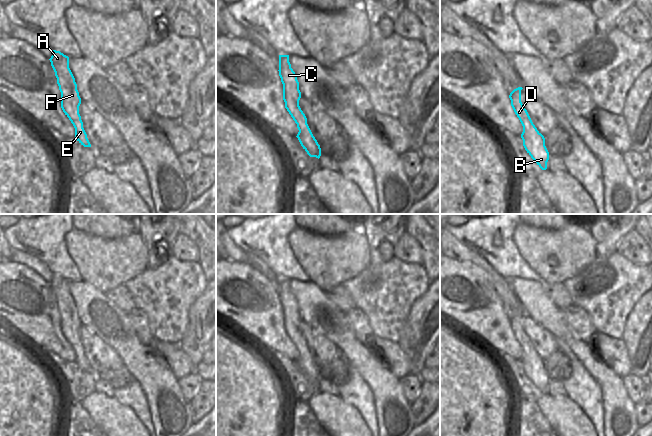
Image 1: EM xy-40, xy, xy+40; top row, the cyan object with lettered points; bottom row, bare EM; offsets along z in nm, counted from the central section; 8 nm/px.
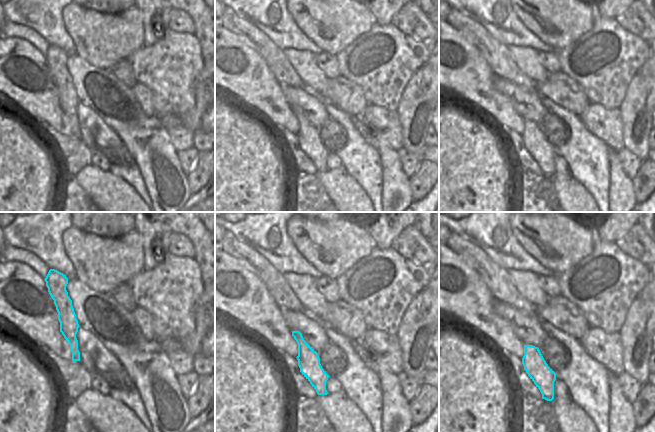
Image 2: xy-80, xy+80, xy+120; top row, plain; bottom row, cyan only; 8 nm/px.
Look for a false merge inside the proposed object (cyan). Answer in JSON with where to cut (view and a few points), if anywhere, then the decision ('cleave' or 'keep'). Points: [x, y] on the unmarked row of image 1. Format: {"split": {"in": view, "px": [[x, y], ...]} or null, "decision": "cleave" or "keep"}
{"split": null, "decision": "keep"}

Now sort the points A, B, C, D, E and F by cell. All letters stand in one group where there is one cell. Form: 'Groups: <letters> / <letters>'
Groups: A B C D E F.

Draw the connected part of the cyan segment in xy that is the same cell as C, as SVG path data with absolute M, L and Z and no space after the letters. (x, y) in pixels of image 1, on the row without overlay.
M279 279L279 300L283 308L283 324L285 332L297 348L299 354L297 362L310 381L320 382L321 372L313 360L308 348L307 342L299 330L301 316L299 306L291 288L289 279Z

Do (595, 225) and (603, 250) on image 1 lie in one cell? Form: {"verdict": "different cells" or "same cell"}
{"verdict": "same cell"}

